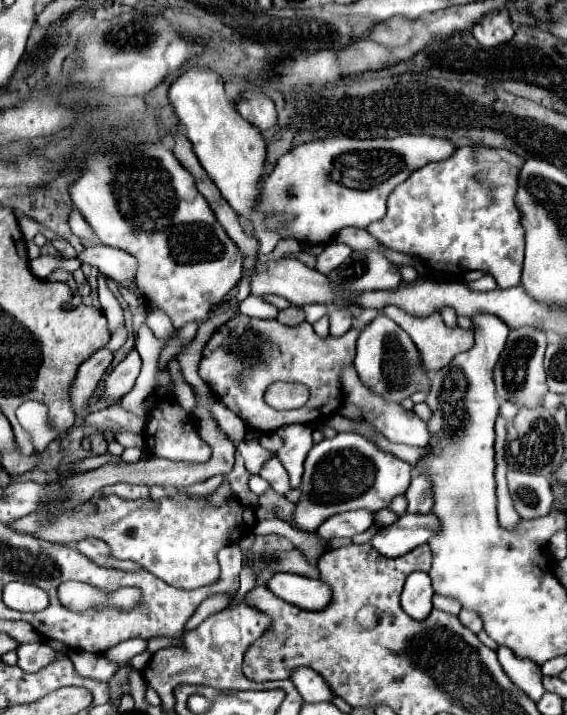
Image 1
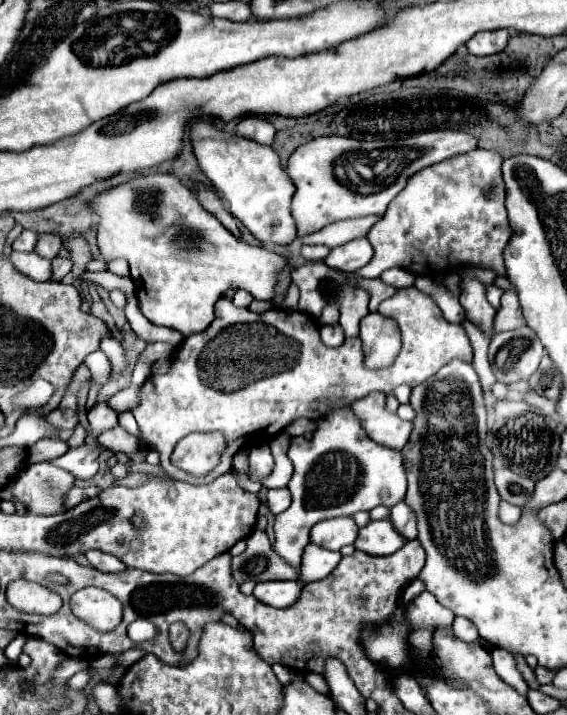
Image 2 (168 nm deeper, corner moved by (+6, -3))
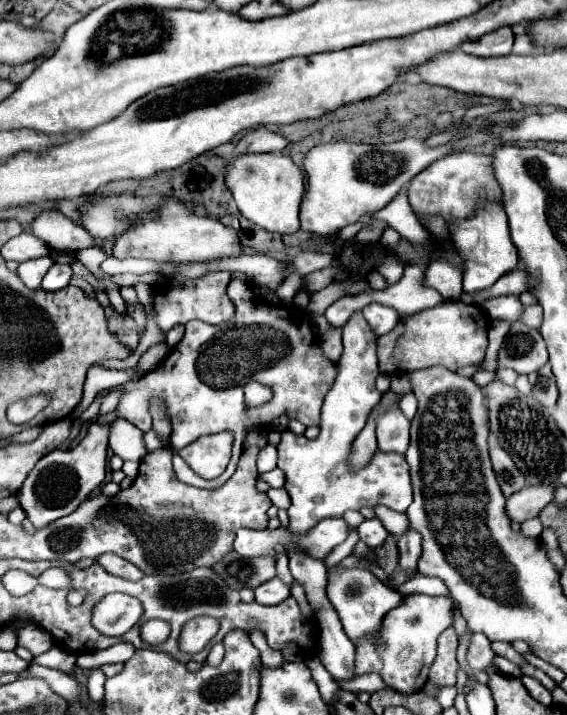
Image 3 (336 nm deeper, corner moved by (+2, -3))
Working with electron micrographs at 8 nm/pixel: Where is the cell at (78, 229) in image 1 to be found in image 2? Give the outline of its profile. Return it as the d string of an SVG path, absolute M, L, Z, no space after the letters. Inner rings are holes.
M112 335L104 337L100 341L100 349L108 355L108 359L110 359L110 363L112 363L114 369L124 369L126 367L124 351L122 351L122 345L120 345L120 341L116 337L112 337Z

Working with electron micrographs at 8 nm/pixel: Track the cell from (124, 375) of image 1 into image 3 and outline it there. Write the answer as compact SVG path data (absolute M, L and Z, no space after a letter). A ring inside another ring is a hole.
M90 425L88 435L70 451L56 449L42 457L26 477L18 495L26 517L36 529L44 529L52 521L70 515L76 507L102 485L106 477L106 449L108 449L108 425Z

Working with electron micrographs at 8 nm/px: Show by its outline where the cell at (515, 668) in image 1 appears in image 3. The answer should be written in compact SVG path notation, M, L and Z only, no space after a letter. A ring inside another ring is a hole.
M494 657L494 667L496 667L496 671L500 671L500 673L504 673L504 675L508 675L508 677L520 677L522 675L522 671L518 669L518 665L514 665L512 661L508 661L508 659L504 659L504 657Z

